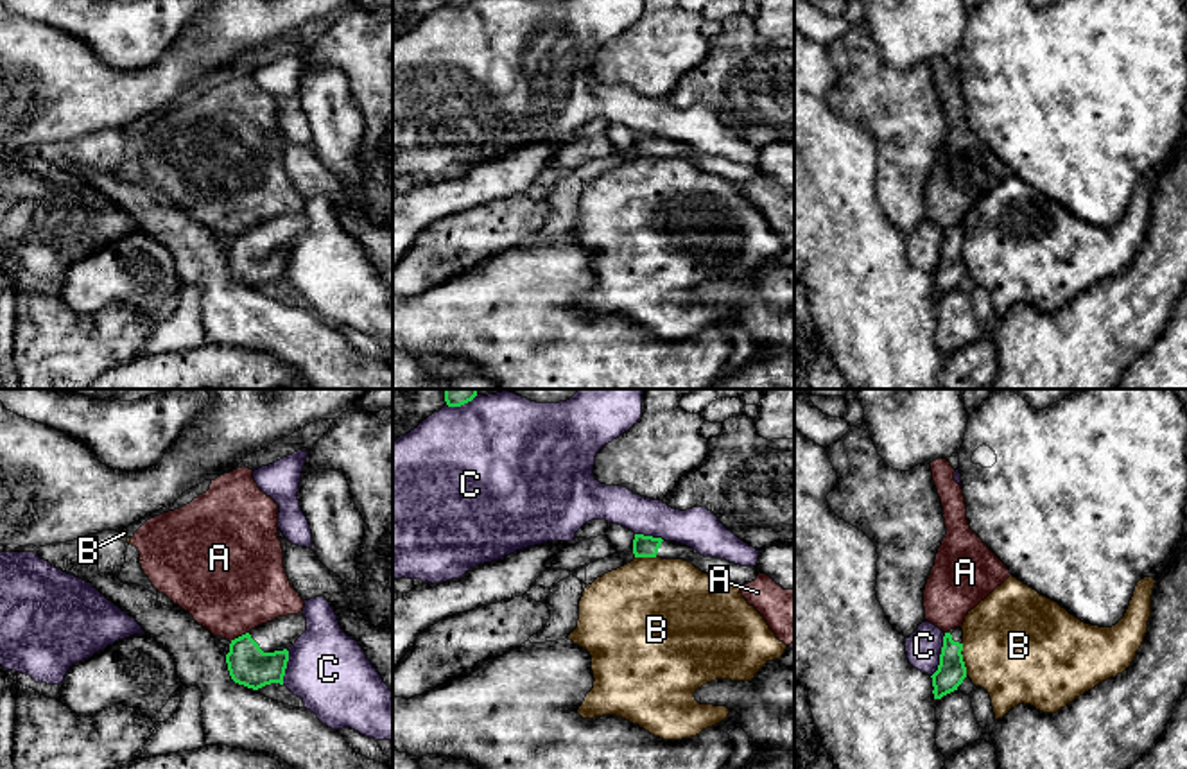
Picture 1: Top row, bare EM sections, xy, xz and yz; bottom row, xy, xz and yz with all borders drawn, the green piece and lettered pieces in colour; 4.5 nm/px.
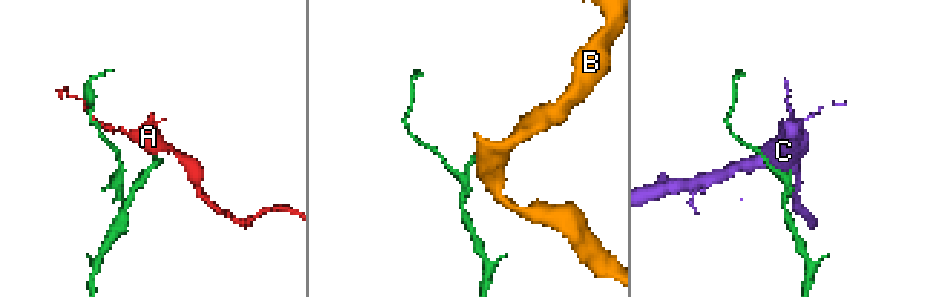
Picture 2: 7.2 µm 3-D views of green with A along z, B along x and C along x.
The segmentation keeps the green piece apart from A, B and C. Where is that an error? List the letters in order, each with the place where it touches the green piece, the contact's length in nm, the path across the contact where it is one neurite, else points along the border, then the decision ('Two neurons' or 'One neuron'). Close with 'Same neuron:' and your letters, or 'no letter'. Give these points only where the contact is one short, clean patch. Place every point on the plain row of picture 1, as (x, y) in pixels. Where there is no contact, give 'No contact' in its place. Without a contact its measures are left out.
A: Touches green at xy (239, 235). Shared border 100 nm. Boundary: xy (248, 230), (230, 239). Two neurons
B: Touches green at yz (961, 259). Shared border 150 nm. Boundary: yz (961, 242), (961, 259), (967, 273). Two neurons
C: Touches green at yz (940, 253). Shared border 220 nm. Two neurons
Same neuron: no letter

